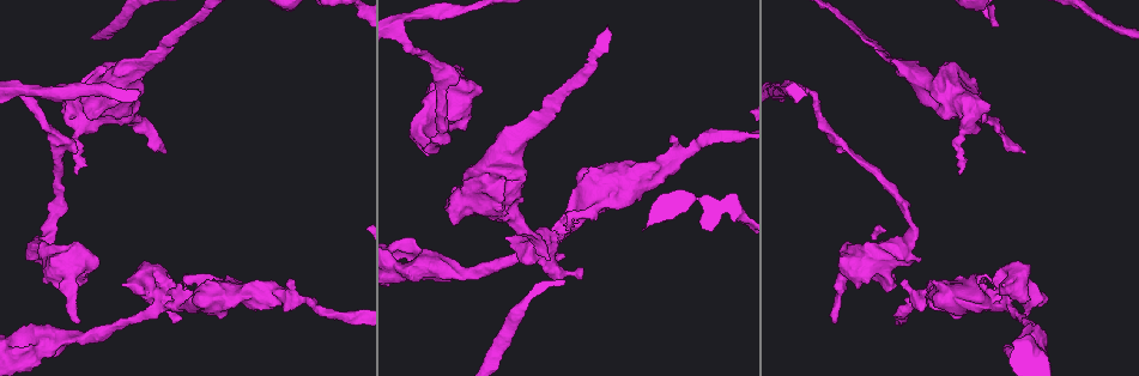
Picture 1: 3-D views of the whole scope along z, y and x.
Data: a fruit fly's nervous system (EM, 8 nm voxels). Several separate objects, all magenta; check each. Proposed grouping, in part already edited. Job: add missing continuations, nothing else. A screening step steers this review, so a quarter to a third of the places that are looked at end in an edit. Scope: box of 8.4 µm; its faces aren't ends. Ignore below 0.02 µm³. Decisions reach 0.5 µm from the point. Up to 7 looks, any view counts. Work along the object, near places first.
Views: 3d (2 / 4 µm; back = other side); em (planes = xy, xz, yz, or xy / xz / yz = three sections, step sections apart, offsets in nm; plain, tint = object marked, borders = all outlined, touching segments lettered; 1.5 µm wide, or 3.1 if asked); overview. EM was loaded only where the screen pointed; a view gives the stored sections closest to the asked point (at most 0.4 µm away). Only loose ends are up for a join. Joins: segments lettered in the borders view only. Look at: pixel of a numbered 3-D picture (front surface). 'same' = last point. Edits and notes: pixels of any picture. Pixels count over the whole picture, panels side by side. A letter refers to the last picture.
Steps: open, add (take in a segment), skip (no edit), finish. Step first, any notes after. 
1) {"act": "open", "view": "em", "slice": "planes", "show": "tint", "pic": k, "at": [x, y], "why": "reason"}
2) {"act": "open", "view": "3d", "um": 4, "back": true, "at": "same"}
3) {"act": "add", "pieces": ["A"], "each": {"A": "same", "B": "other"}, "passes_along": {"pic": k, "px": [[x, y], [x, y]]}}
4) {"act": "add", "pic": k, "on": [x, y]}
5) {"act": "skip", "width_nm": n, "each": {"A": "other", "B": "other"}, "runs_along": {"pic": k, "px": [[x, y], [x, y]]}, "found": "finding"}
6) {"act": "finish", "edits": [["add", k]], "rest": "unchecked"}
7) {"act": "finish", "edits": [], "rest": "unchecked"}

{"act": "open", "view": "3d", "um": 4, "pic": 1, "at": [958, 173], "why": "branch stops here"}

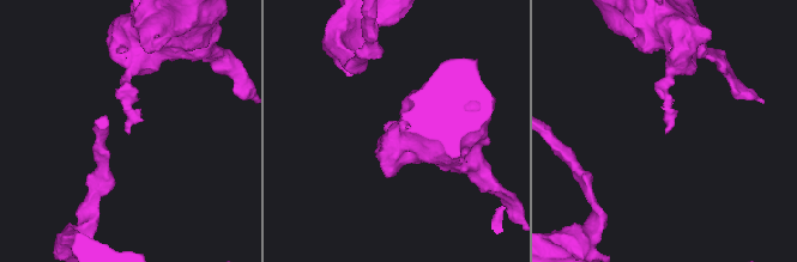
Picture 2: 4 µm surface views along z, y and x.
{"act": "open", "view": "em", "slice": "planes", "show": "borders", "pic": 2, "at": [665, 134], "why": "need the tissue"}

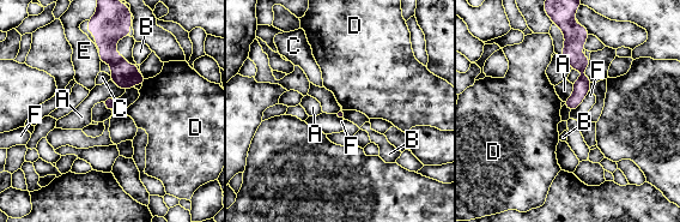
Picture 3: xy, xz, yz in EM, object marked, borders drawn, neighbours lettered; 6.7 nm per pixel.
{"act": "skip", "each": {"A": "other", "B": "other", "C": "other", "D": "other", "E": "other", "F": "other"}, "found": "none of them fits"}

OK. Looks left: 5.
{"act": "open", "view": "3d", "um": 4, "pic": 1, "at": [837, 321], "why": "free end"}

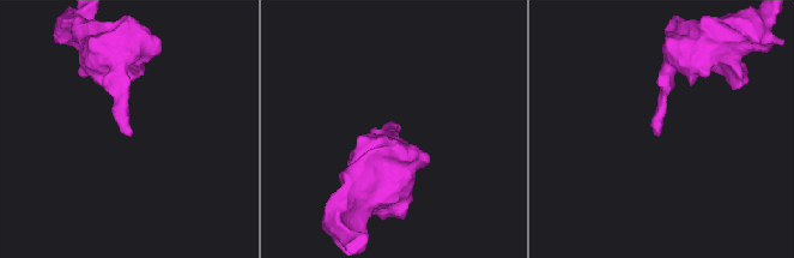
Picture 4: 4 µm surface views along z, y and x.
{"act": "open", "view": "em", "slice": "planes", "show": "borders", "pic": 4, "at": [659, 135]}

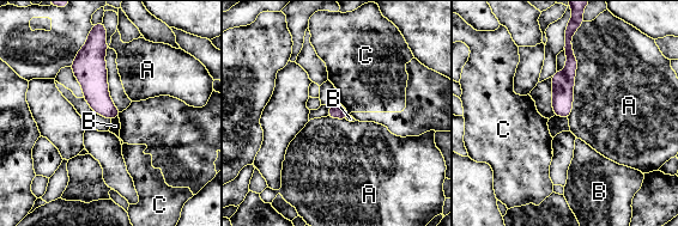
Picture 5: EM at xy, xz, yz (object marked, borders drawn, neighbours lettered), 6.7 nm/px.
{"act": "skip", "each": {"A": "other", "B": "other", "C": "other"}, "found": "no lettered segment goes on from it"}

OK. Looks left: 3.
{"act": "open", "view": "3d", "um": 4, "pic": 1, "at": [671, 137], "why": "an open end"}

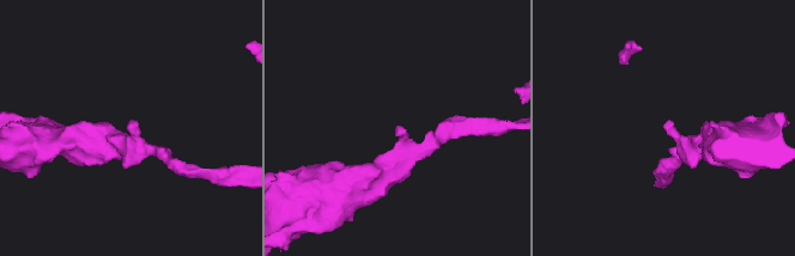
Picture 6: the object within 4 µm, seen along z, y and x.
{"act": "open", "view": "em", "slice": "xy", "step": 8, "show": "tint", "pic": 6, "at": [400, 129]}

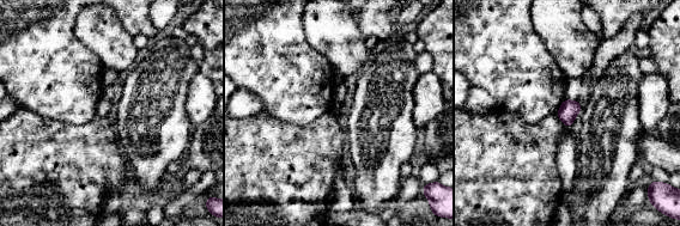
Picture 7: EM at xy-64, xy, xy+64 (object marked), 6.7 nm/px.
{"act": "open", "view": "em", "slice": "planes", "show": "borders", "at": "same"}

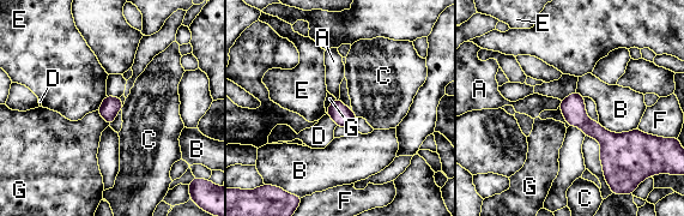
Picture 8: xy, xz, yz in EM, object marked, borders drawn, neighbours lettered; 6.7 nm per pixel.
{"act": "skip", "each": {"A": "other", "B": "other", "C": "other", "D": "other", "E": "other", "F": "other", "G": "other"}, "runs_along": {"pic": 8, "px": [[563, 106], [607, 139], [637, 136]]}, "found": "none of them fits"}

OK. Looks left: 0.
{"act": "finish", "edits": [], "rest": "unchecked"}

